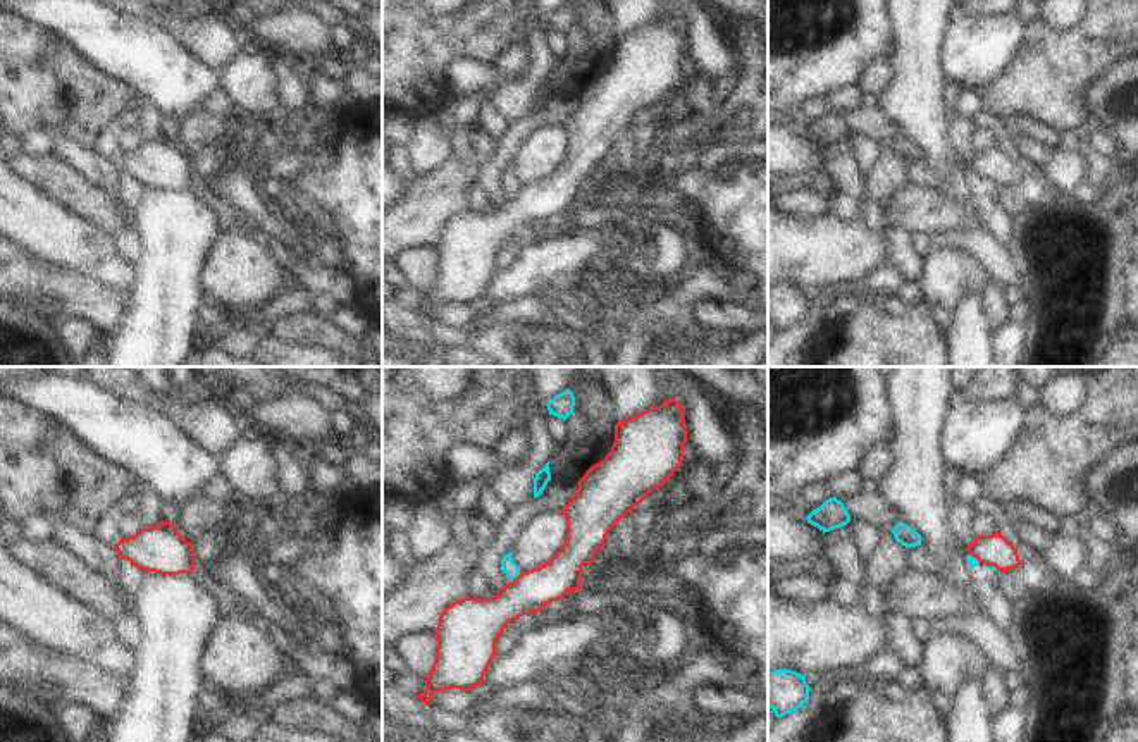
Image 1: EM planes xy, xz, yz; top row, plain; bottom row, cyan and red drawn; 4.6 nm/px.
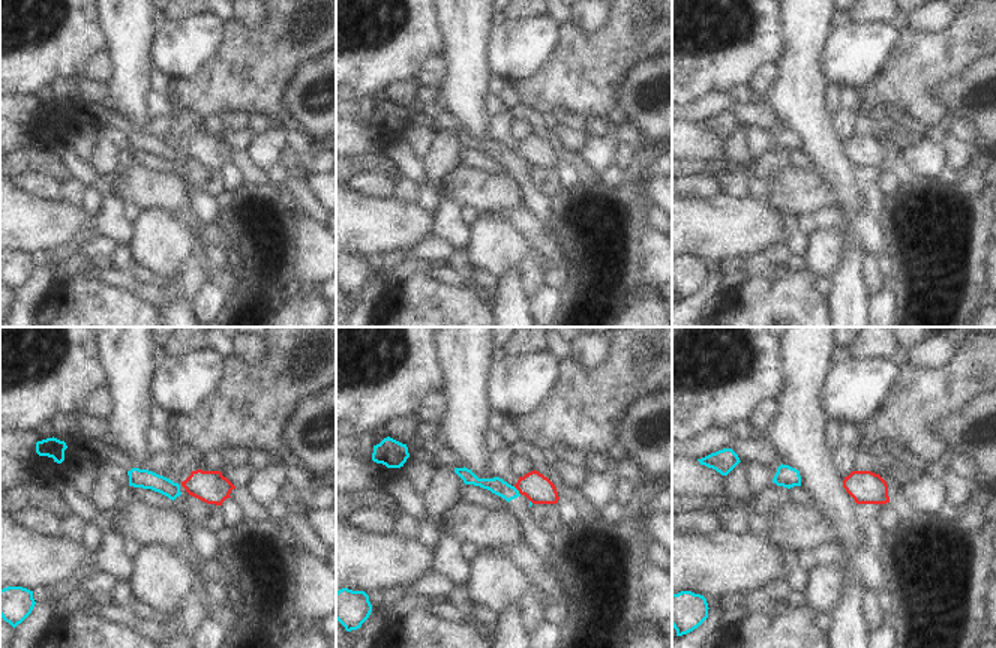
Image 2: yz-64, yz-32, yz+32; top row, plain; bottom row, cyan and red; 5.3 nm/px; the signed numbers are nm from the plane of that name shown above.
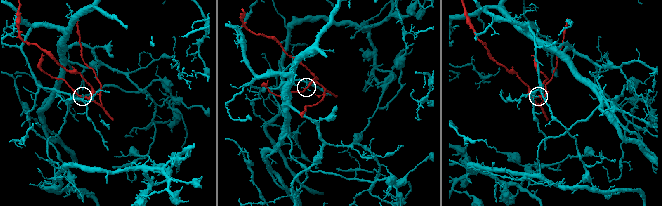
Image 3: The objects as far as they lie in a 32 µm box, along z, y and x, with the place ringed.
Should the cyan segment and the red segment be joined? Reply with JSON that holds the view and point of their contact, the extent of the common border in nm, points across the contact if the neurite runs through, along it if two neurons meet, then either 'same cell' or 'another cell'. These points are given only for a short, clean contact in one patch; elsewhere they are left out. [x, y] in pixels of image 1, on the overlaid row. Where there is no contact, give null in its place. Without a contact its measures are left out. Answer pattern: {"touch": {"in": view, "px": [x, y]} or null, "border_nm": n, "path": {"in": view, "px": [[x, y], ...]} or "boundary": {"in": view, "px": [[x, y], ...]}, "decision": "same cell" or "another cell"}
{"touch": {"in": "xz", "px": [517, 575]}, "border_nm": 50, "boundary": {"in": "xz", "px": [[520, 572], [513, 579]]}, "decision": "another cell"}

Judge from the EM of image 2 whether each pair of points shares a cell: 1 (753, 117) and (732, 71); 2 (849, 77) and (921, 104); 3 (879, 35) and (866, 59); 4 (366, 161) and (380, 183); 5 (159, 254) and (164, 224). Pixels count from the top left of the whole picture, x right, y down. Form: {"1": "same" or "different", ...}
{"1": "different", "2": "different", "3": "same", "4": "different", "5": "same"}

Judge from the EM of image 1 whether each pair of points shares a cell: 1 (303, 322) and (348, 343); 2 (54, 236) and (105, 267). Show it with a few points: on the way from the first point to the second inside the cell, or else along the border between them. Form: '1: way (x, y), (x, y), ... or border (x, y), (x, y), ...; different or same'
1: way (314, 331), (338, 336); same
2: way (66, 240), (81, 247), (93, 259); same

